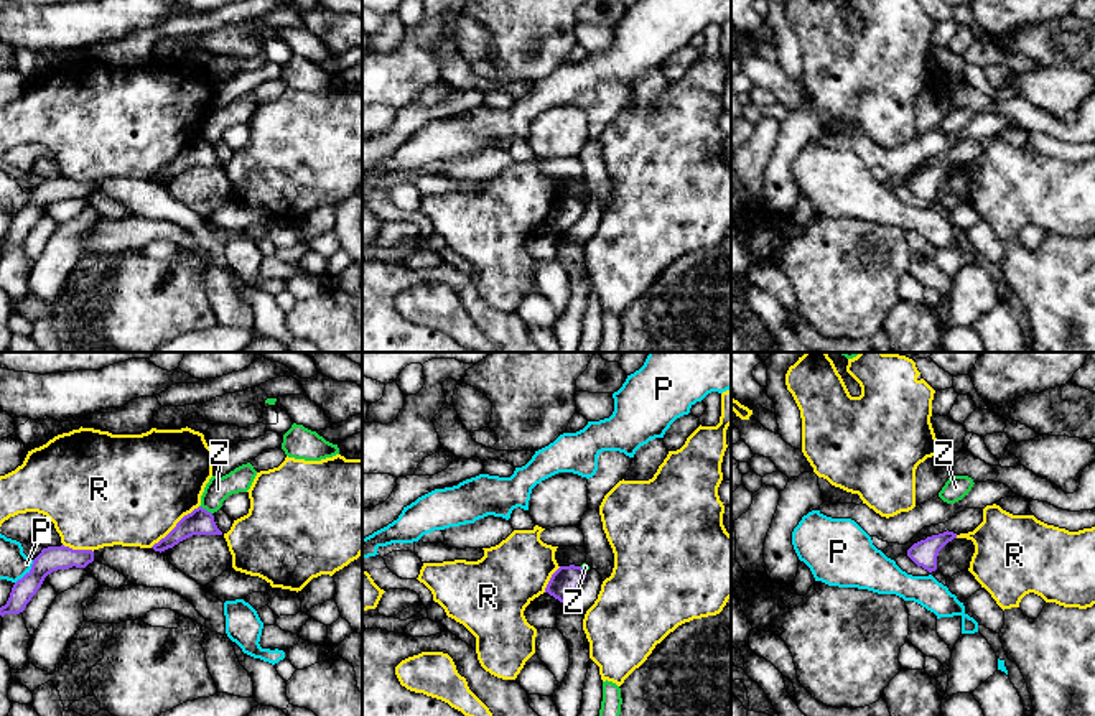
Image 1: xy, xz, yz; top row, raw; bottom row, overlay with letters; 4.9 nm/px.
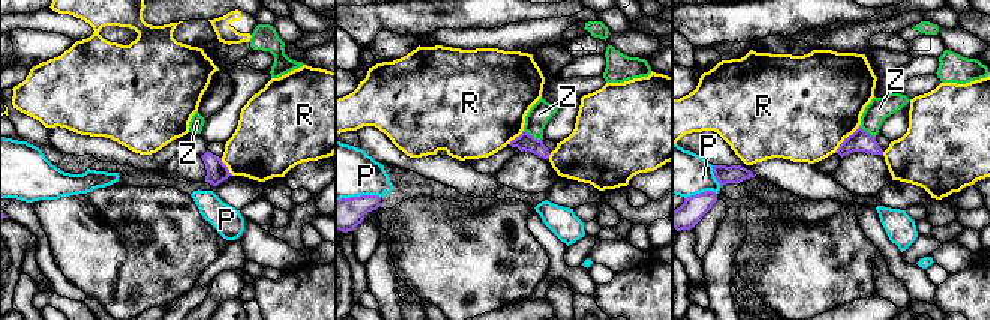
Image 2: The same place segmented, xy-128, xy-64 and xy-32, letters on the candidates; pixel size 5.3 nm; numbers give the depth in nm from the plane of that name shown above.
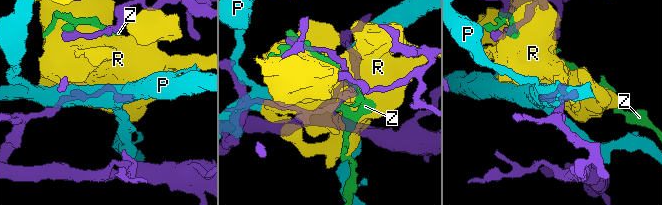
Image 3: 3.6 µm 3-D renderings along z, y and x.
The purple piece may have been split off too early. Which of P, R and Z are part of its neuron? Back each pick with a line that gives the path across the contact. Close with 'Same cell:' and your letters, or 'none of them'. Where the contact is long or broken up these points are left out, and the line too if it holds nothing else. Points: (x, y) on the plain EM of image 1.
Same cell: none of them

